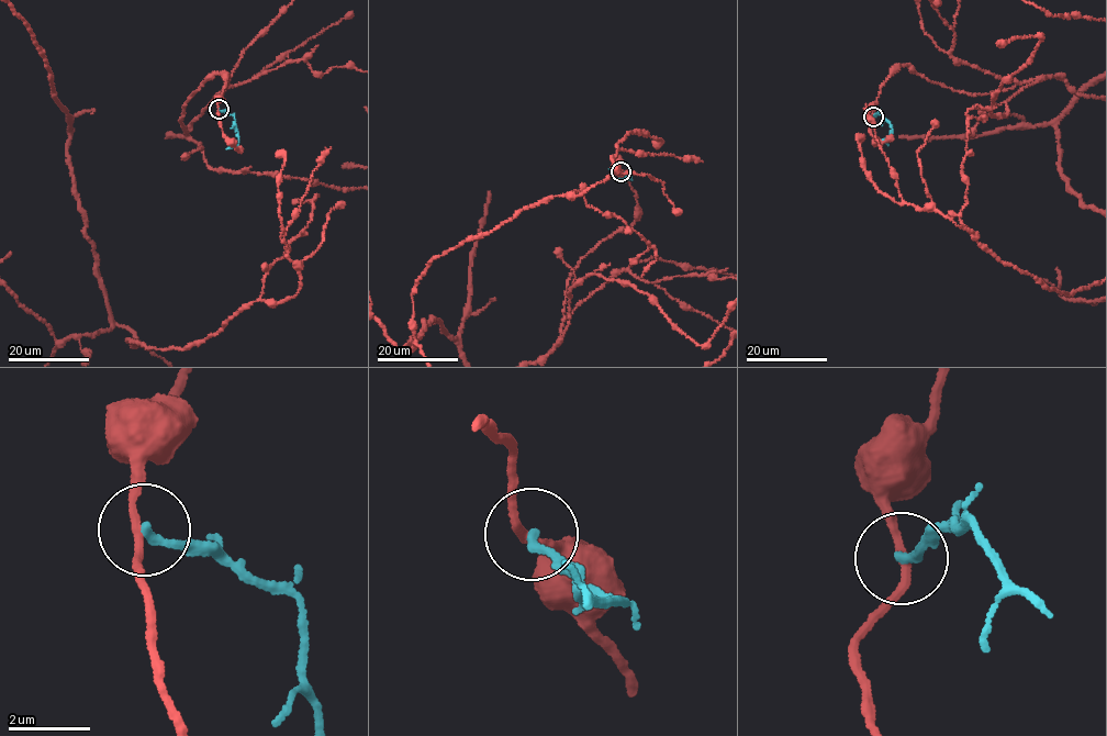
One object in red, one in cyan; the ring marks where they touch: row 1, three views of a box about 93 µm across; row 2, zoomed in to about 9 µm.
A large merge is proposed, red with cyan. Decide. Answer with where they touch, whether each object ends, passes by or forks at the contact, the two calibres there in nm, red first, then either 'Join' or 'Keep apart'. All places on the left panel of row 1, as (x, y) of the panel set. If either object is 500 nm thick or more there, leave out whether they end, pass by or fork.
Place: (219, 109). At the ring red passes by. At the ring cyan ends. Thickness 190 nm (red) against 200 nm. Keep apart

